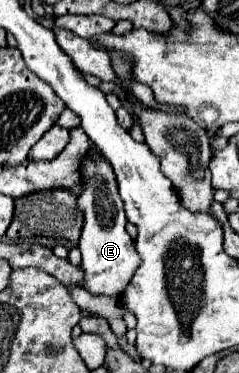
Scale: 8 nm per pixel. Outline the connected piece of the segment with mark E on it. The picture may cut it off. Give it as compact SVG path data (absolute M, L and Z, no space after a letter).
M94 148L94 152L86 152L78 162L78 172L82 176L80 192L76 194L76 204L84 216L82 232L78 250L82 252L82 268L86 272L84 276L84 290L92 294L108 294L108 296L120 296L132 278L134 270L140 264L140 256L134 248L134 240L126 232L126 214L124 214L124 202L118 194L118 182L112 166L106 162L106 158L100 154L100 150Z

